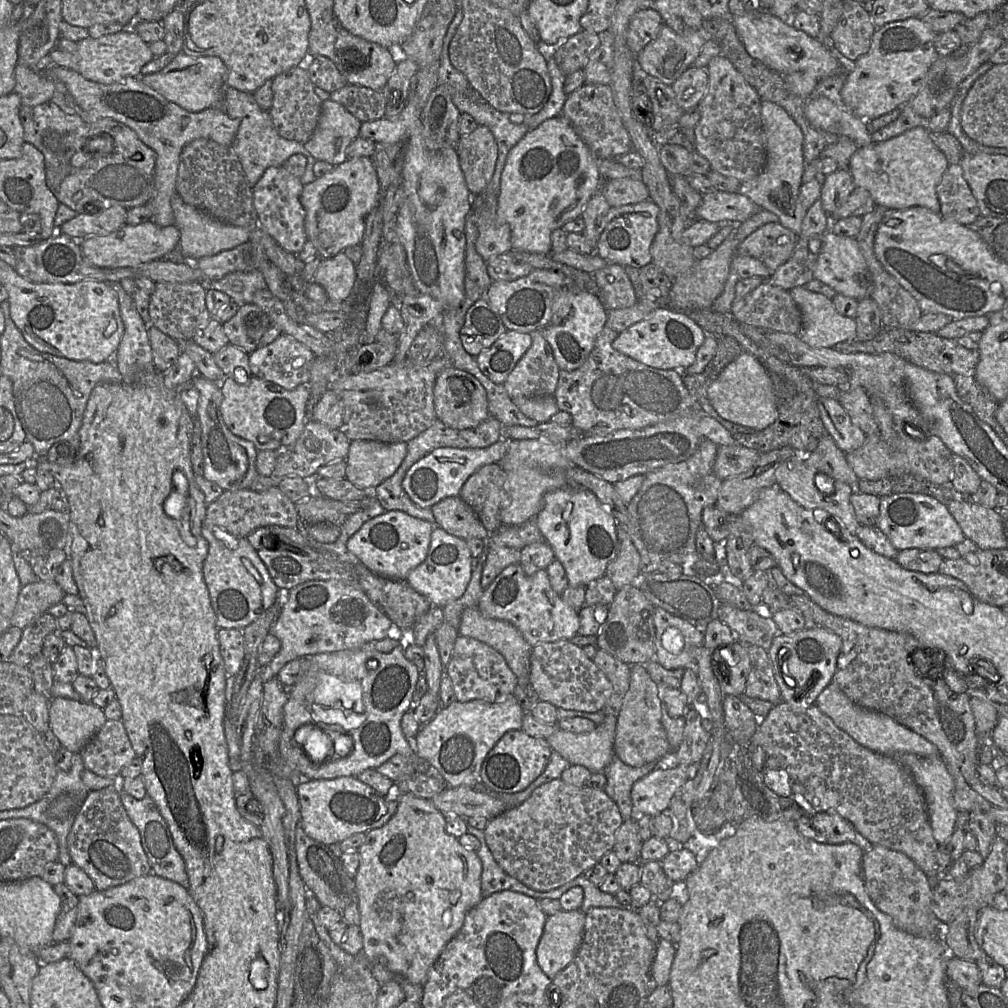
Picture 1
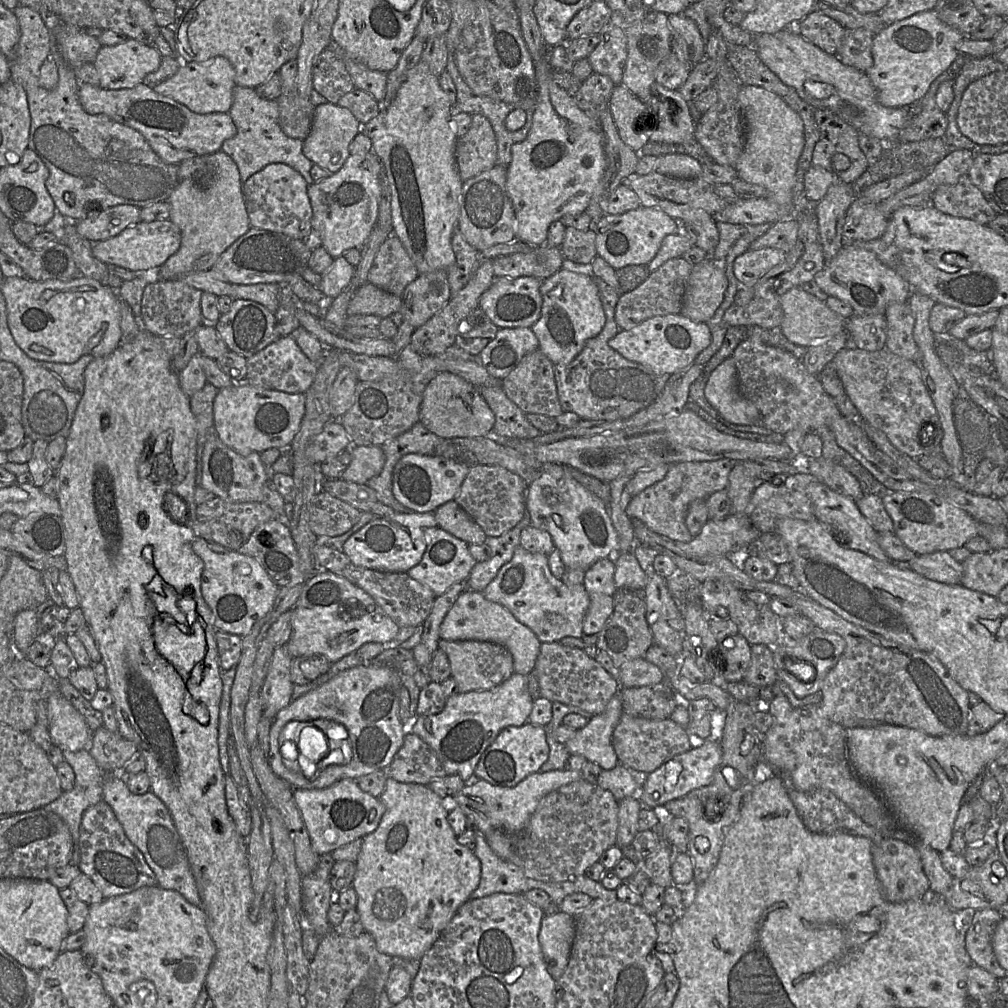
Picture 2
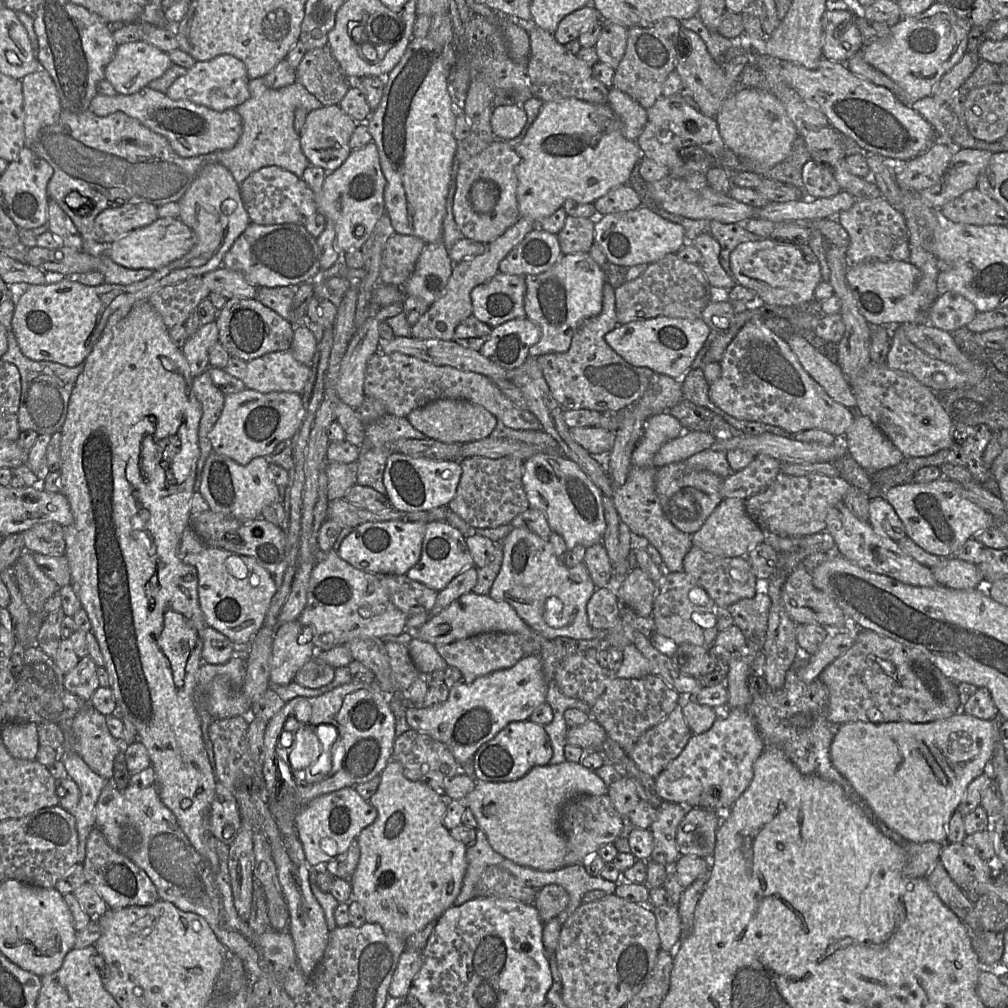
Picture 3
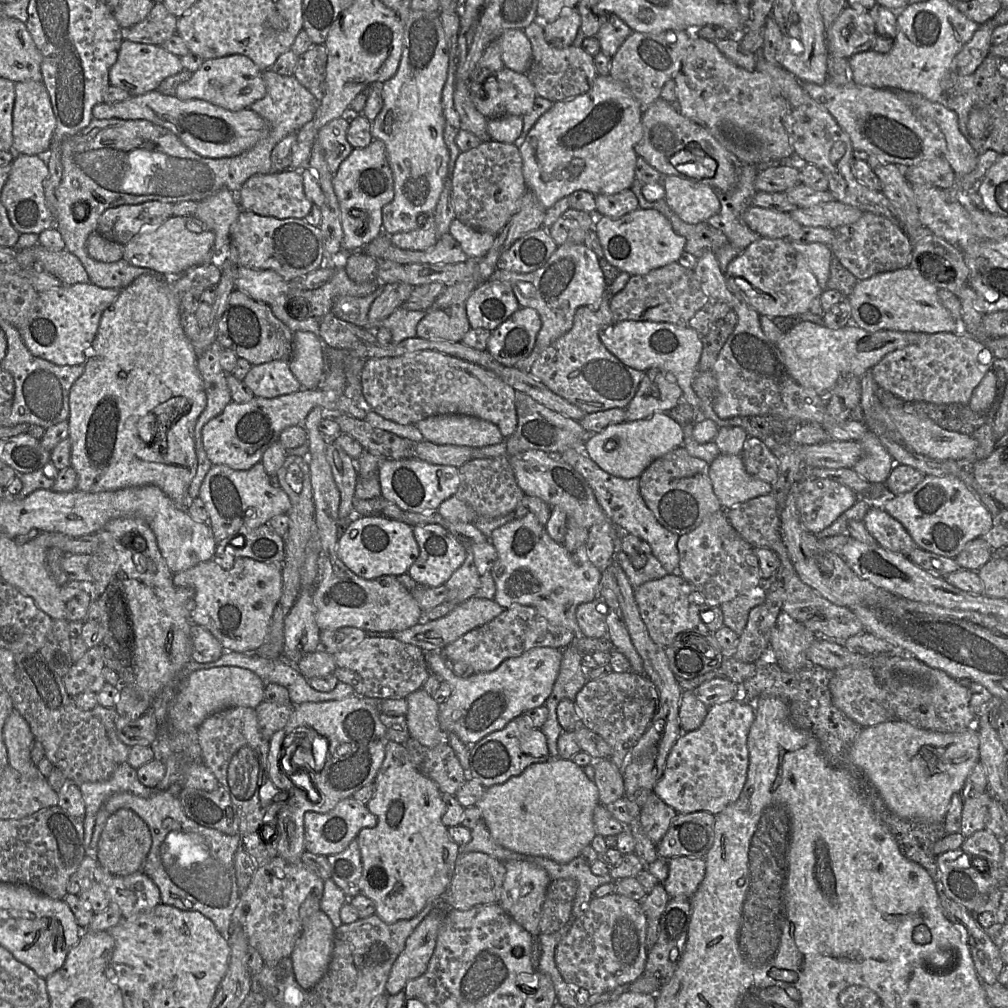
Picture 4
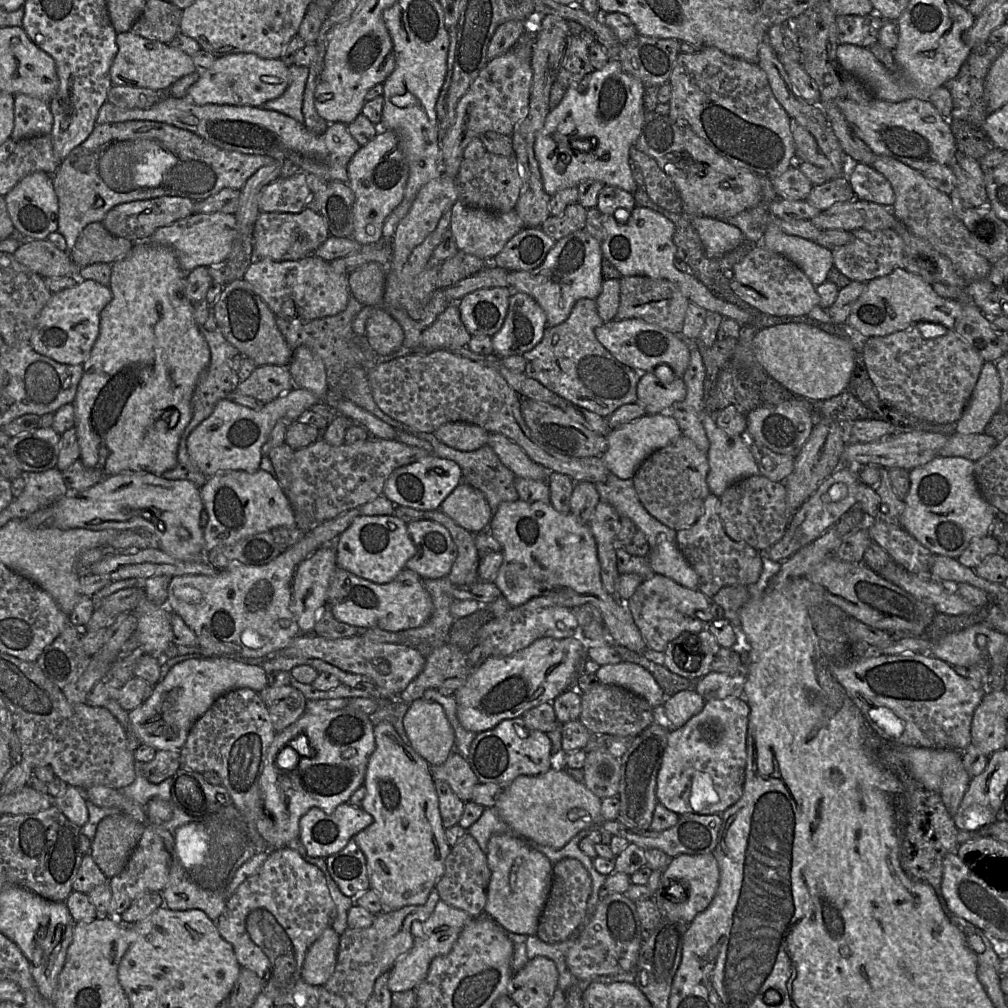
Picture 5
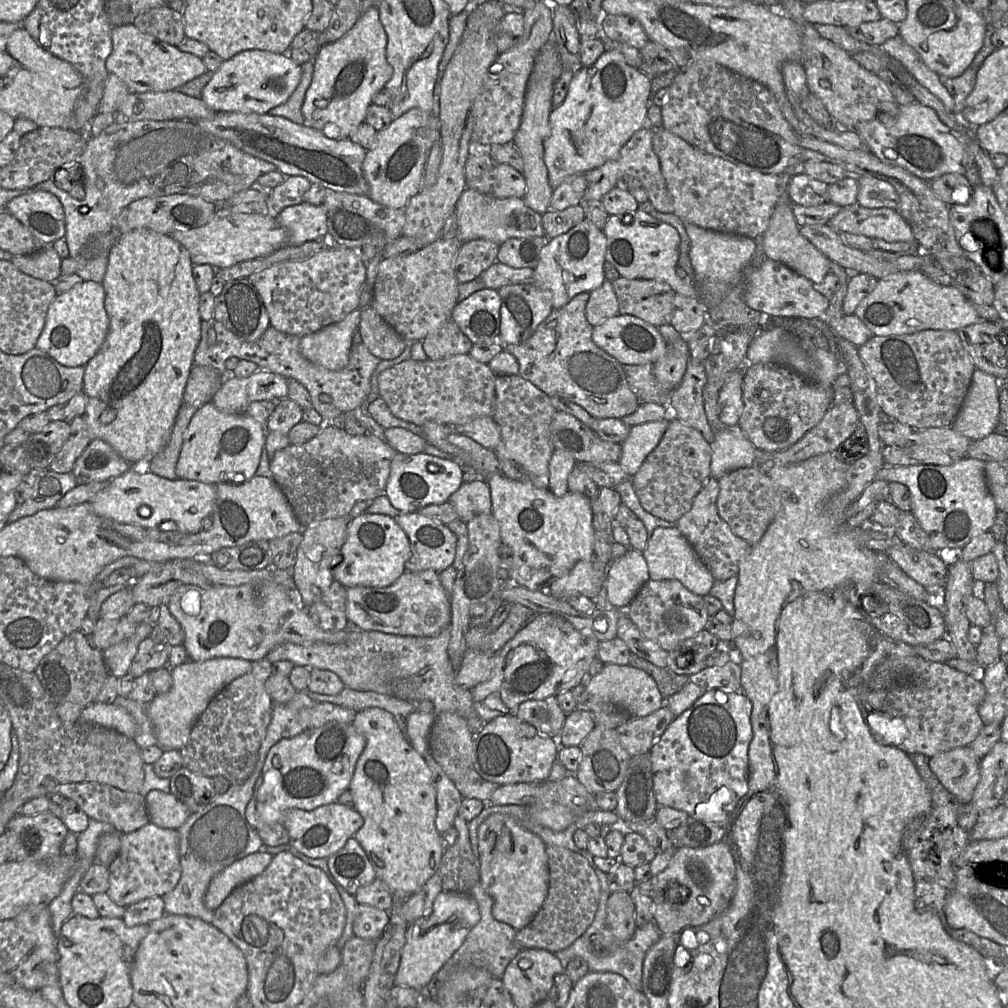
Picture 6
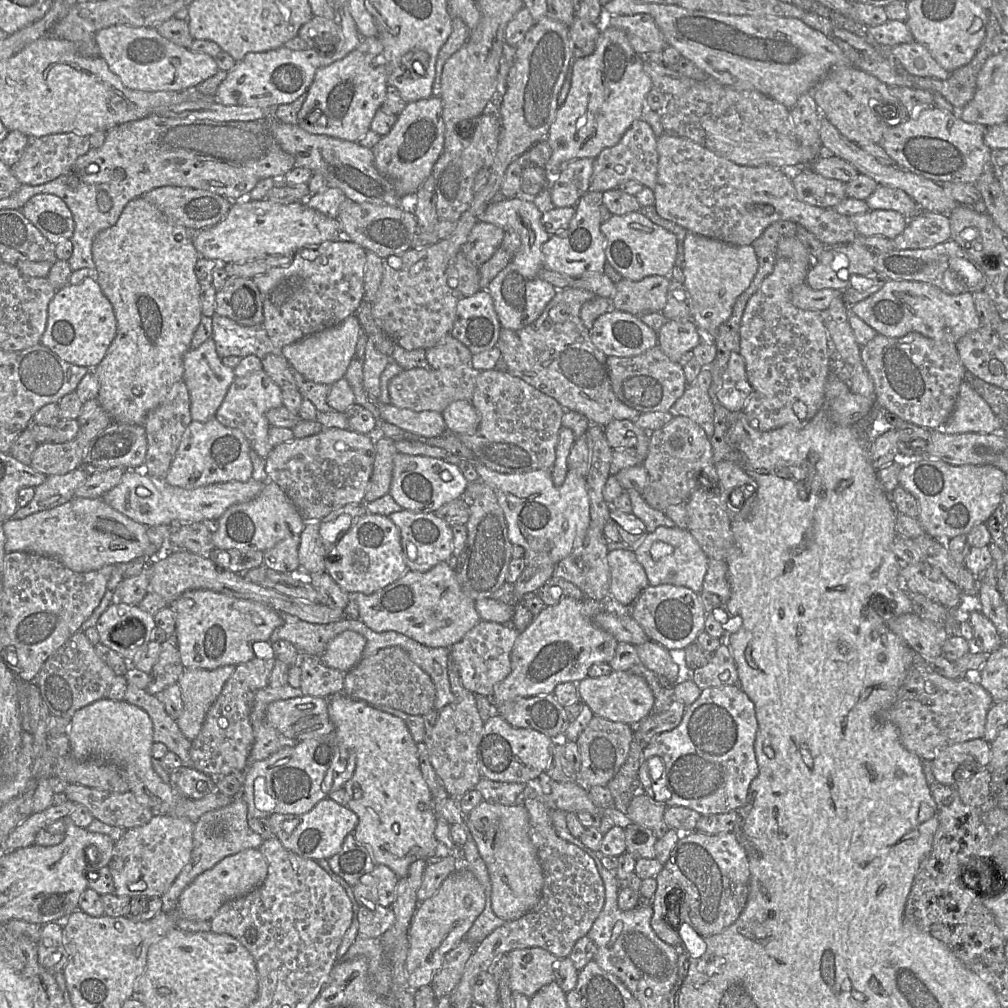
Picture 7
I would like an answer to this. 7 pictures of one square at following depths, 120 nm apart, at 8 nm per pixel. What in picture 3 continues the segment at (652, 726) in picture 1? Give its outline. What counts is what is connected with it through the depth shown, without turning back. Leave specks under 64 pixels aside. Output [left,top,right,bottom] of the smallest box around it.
[628,697,693,779]

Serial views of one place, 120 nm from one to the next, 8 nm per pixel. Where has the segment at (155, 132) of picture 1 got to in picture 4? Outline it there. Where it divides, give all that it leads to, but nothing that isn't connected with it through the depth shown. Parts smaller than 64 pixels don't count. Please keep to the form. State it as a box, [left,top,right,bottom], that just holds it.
[92,89,266,158]

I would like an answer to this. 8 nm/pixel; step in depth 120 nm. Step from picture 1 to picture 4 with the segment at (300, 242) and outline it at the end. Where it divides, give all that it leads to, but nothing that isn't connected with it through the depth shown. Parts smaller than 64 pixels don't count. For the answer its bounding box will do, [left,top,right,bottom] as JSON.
[237,170,314,219]

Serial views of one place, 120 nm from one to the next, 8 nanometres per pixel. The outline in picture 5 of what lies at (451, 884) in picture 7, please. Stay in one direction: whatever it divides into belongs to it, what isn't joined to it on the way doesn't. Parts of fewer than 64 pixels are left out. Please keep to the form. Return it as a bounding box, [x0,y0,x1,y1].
[388,900,472,993]

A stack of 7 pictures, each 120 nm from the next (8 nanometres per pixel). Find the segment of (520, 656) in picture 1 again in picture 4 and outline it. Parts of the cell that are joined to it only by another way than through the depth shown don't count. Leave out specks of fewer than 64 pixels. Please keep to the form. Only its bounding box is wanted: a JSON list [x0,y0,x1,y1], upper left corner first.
[392,597,505,651]

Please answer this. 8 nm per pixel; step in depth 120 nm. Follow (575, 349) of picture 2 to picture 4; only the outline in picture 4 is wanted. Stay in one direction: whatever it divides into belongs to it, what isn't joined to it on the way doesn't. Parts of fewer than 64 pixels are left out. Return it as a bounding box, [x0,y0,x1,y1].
[490,243,607,371]

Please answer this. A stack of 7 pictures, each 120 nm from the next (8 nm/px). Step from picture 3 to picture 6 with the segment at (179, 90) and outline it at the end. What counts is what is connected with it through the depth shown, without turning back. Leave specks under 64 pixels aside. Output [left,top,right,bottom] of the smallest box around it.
[200,50,301,114]

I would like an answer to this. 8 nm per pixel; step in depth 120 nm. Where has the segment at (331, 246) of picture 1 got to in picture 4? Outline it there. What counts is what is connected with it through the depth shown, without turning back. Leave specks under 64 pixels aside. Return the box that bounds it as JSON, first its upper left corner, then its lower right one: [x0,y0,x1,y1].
[333,139,394,251]

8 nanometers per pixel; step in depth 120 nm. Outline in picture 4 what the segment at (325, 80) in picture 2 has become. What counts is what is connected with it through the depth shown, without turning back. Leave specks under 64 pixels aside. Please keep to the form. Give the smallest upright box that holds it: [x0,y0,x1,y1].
[294,44,327,101]

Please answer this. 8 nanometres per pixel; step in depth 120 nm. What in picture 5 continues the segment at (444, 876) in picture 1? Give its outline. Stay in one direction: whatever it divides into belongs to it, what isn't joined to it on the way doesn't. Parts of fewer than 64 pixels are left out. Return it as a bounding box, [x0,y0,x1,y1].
[354,722,451,912]

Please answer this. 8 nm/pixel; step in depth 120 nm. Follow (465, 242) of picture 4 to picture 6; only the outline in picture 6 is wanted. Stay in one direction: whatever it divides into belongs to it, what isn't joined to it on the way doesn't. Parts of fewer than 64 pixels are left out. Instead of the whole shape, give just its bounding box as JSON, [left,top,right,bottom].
[455,188,543,245]

